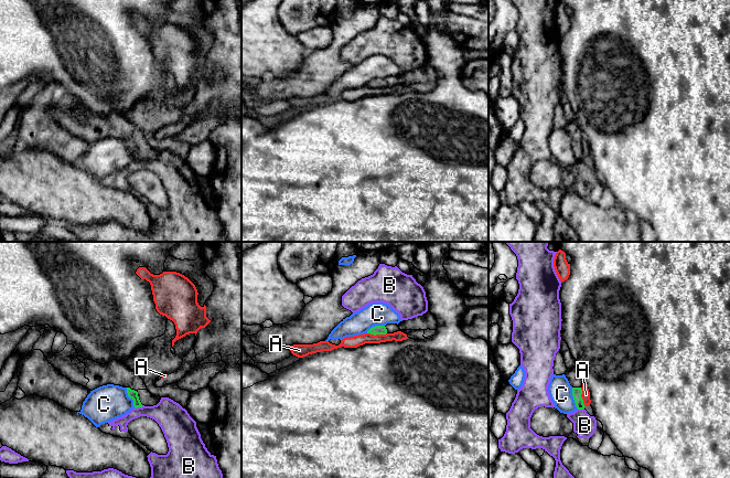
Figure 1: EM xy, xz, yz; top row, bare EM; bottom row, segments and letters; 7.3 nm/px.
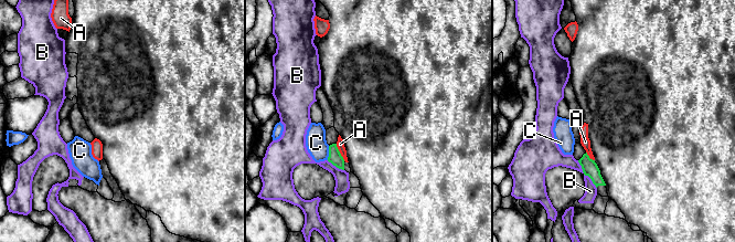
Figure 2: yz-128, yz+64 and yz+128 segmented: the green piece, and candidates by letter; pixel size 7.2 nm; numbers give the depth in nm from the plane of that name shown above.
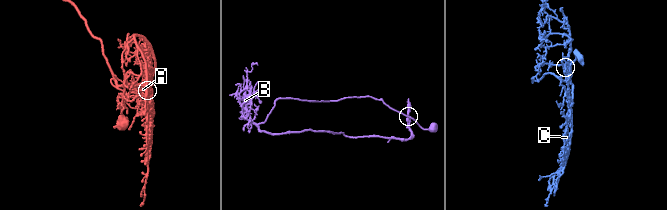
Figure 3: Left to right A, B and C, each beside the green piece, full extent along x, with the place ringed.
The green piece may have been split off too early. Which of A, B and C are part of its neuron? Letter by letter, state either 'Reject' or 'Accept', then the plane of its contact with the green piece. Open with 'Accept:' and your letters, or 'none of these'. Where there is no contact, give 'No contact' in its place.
Accept: none of these
A: Reject. Touches green in xz
B: Reject. Touches green in xy
C: Reject. Touches green in xy

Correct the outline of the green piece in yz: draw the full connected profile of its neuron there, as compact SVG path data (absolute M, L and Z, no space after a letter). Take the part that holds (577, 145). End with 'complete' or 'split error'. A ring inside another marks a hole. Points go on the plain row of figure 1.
M577 120L568 121L566 125L566 130L568 131L570 138L572 139L572 149L578 162L583 162L586 159L581 150L582 147L582 130L580 129Z; split error

